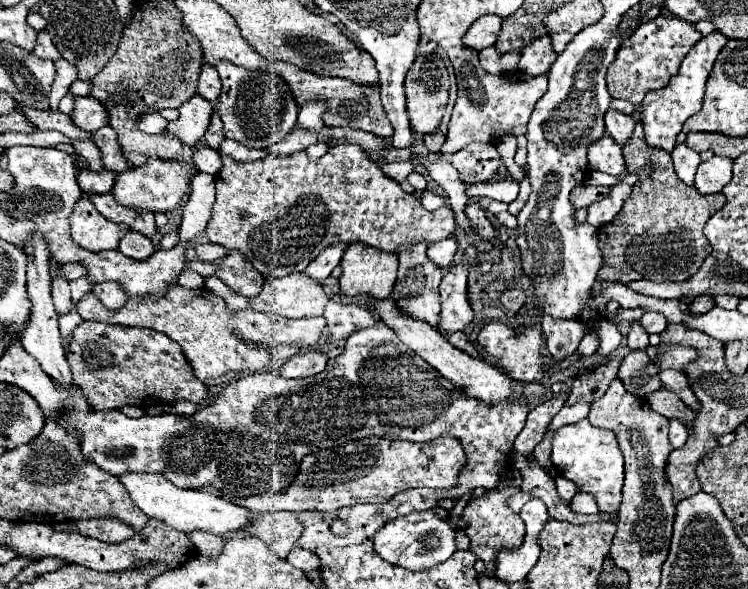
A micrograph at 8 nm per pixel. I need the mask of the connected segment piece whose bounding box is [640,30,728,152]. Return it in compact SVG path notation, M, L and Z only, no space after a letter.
M714 30L708 36L704 36L702 40L698 40L692 50L686 54L686 60L680 66L678 76L672 78L672 84L668 84L668 88L660 90L660 92L648 92L648 96L644 98L644 104L640 106L640 122L644 124L644 132L646 132L646 142L648 146L658 146L664 148L666 152L674 150L674 142L678 132L682 130L682 124L694 114L698 112L700 104L702 104L702 96L704 96L704 84L712 72L714 60L720 54L720 50L726 46L728 38Z

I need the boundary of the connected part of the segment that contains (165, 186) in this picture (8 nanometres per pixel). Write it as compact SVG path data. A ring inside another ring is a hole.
M148 160L148 164L140 168L132 168L116 176L116 184L112 194L118 204L132 208L136 212L172 212L180 206L182 198L190 192L190 168L182 162L172 160Z

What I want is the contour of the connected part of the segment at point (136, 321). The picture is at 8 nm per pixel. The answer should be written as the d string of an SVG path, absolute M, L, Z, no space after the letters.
M176 284L164 300L128 300L124 308L116 312L108 312L102 304L98 304L96 296L88 292L78 304L76 304L78 314L82 320L92 320L92 322L102 322L102 324L120 324L120 326L142 326L142 328L152 328L158 332L164 332L172 340L176 340L182 346L184 356L188 358L190 366L194 368L194 374L204 382L232 371L232 375L238 376L236 380L250 376L250 374L264 374L272 372L280 376L280 367L292 356L294 356L294 344L278 344L278 346L266 346L266 344L256 344L256 340L248 340L244 332L240 332L235 327L235 313L231 313L226 308L226 302L212 294L206 288L198 290L188 290Z

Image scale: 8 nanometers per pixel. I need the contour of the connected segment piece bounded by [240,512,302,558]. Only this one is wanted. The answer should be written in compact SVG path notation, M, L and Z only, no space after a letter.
M266 512L258 514L240 532L264 540L280 558L286 558L294 542L300 538L302 524L296 520L294 512Z

